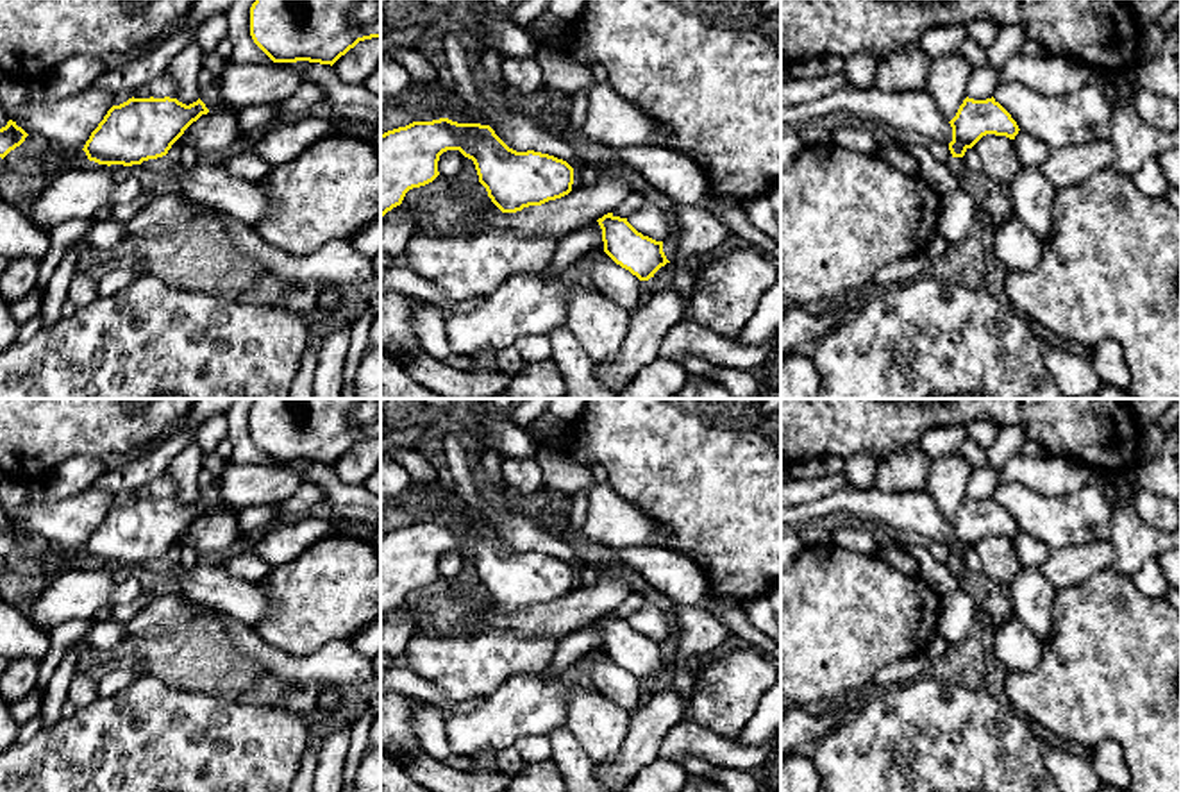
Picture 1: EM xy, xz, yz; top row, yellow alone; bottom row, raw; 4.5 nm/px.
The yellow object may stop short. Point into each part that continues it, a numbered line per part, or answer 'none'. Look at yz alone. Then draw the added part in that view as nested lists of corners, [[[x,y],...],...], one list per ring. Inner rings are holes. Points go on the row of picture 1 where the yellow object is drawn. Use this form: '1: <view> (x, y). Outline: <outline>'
1: yz (956, 165). Outline: [[[952,157],[947,164],[958,181],[968,172],[963,157]]]

